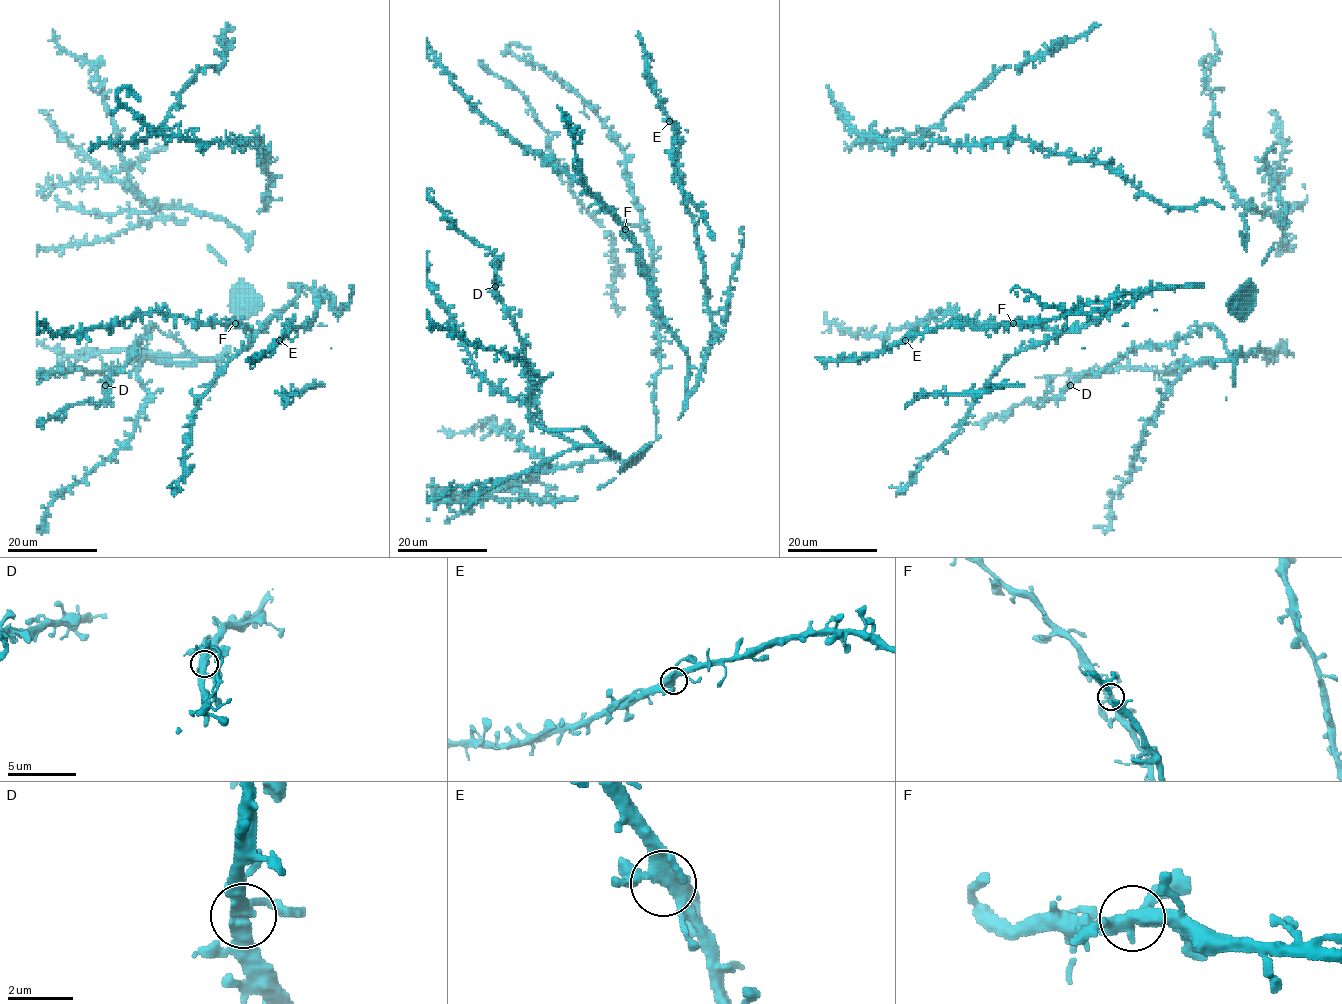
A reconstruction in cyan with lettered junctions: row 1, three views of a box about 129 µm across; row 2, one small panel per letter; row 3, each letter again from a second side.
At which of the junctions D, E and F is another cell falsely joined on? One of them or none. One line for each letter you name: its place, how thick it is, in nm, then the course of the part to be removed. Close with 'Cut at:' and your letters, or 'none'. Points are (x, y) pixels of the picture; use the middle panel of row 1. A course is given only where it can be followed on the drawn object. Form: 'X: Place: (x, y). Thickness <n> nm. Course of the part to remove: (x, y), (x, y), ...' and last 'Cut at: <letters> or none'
Cut at: none

